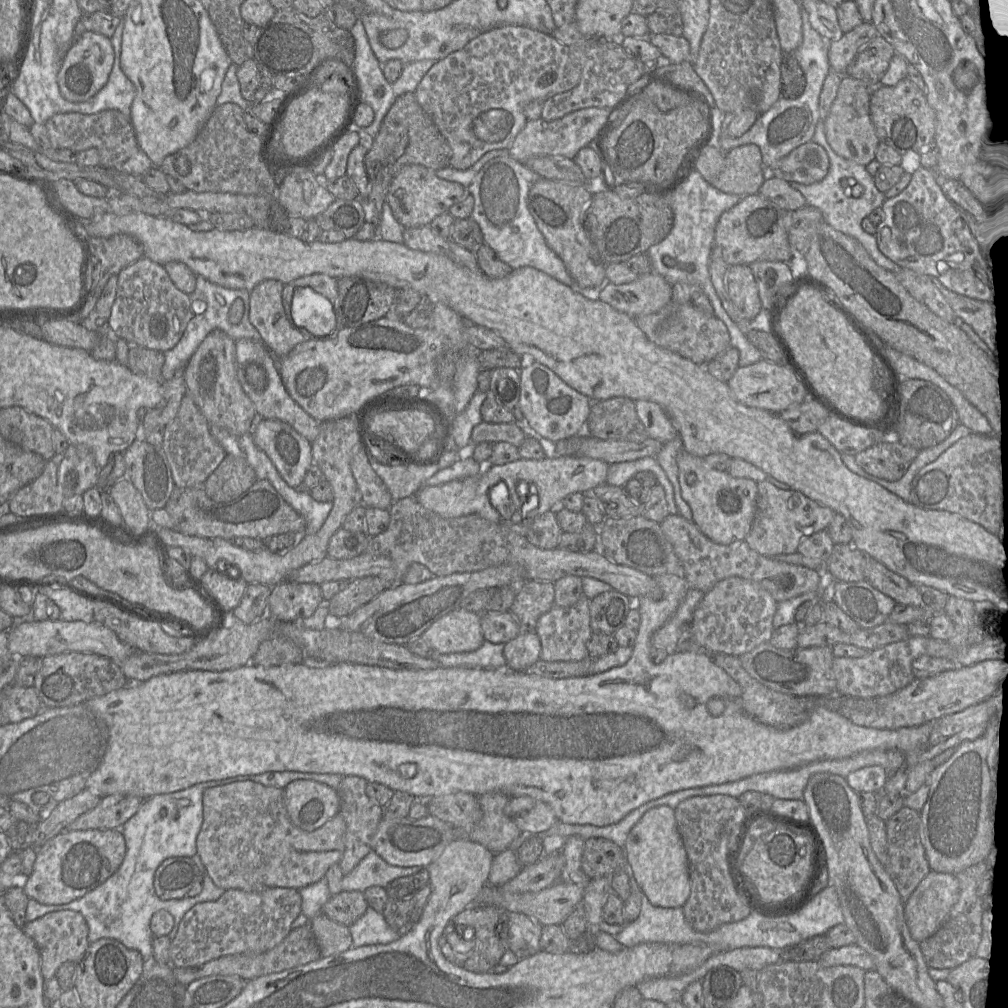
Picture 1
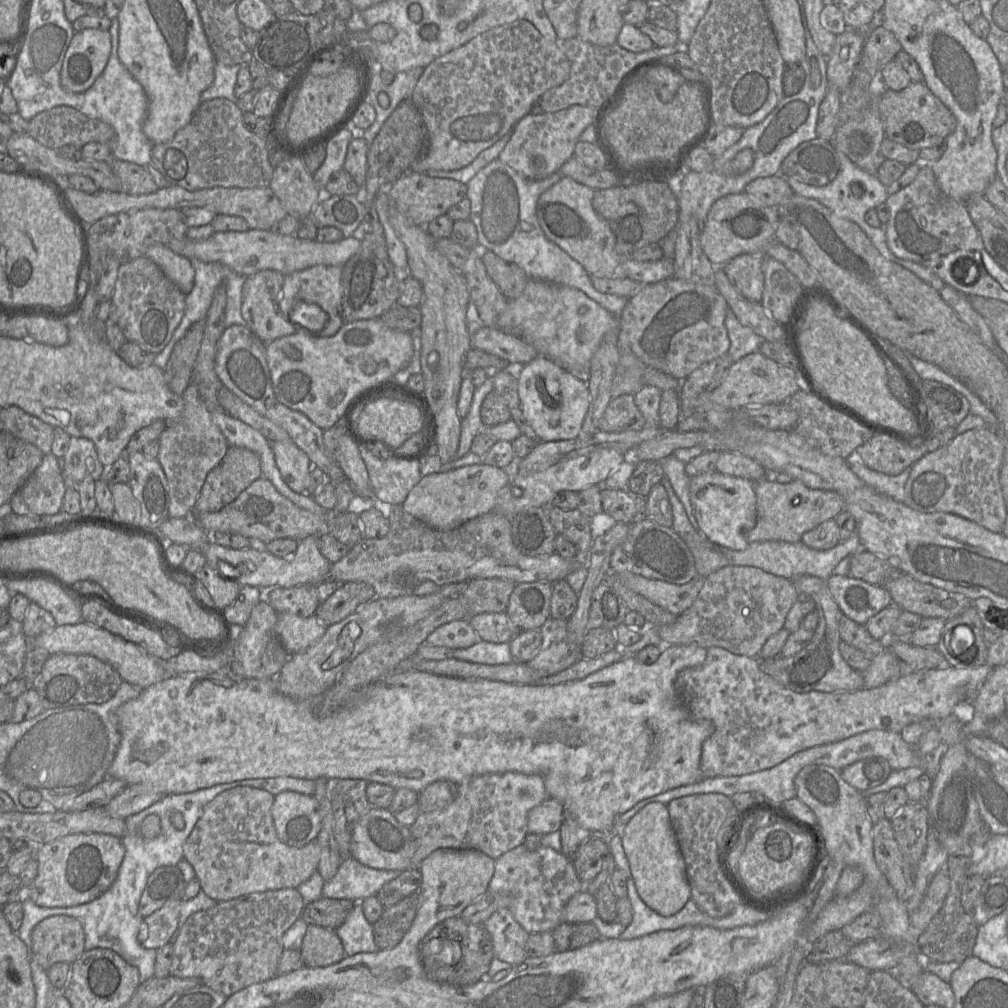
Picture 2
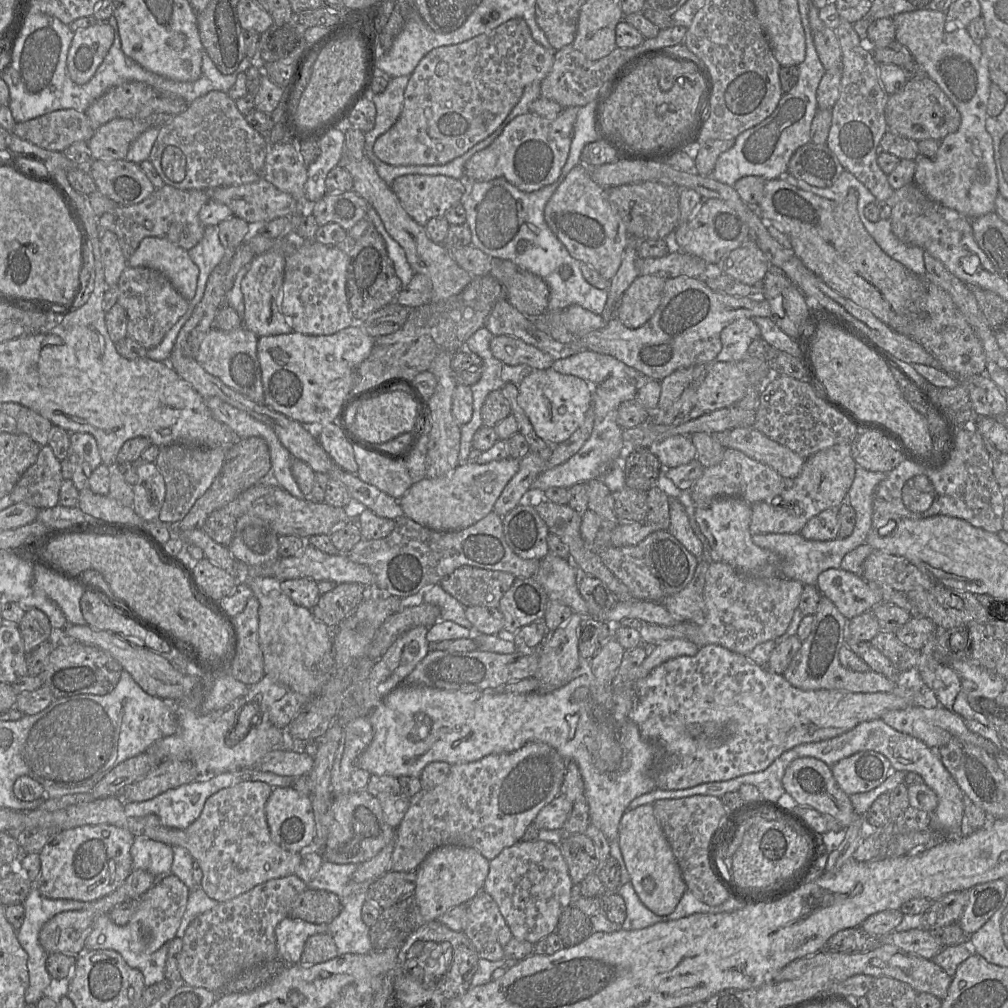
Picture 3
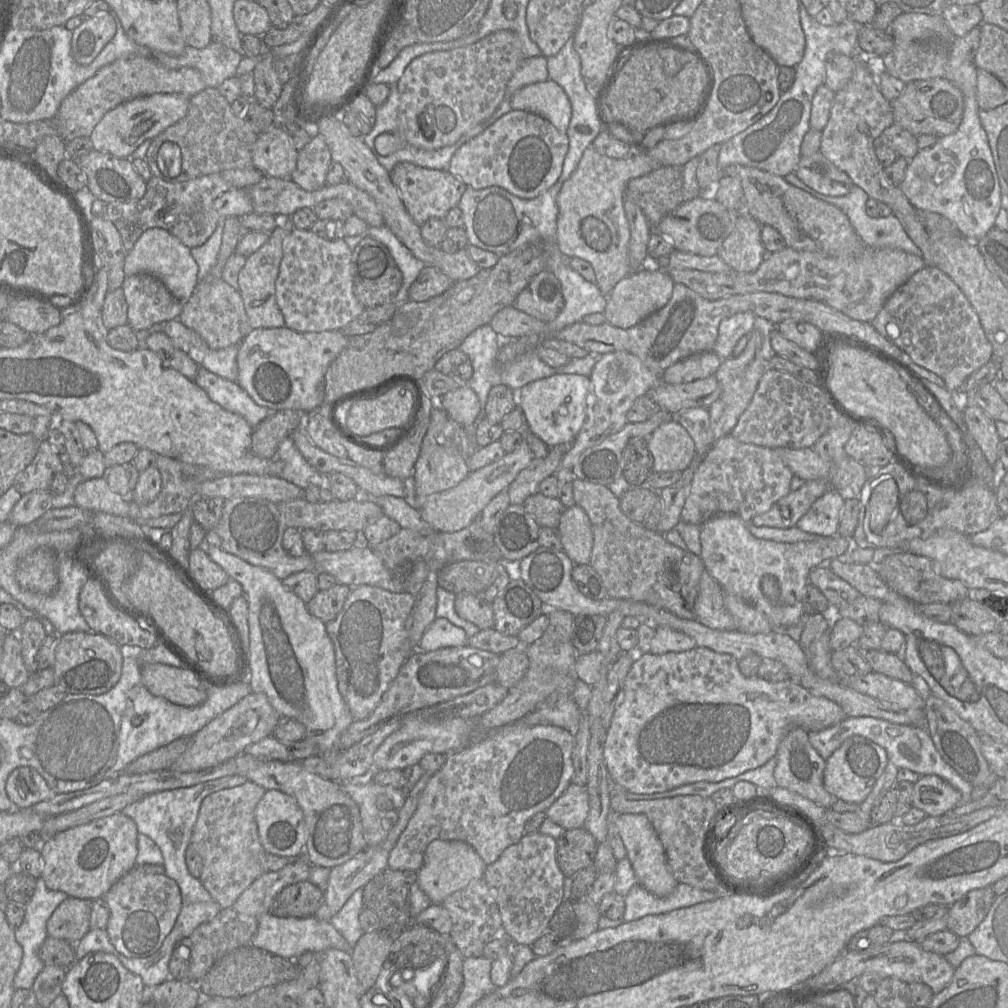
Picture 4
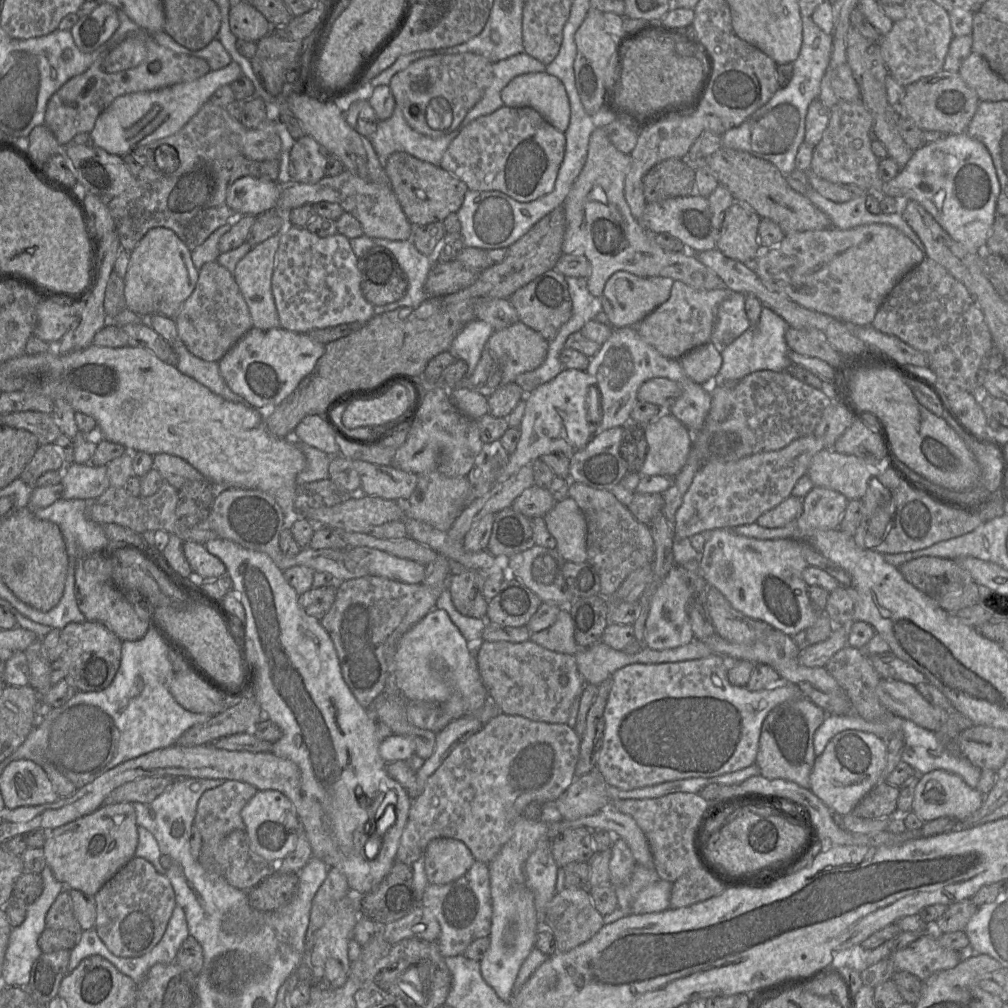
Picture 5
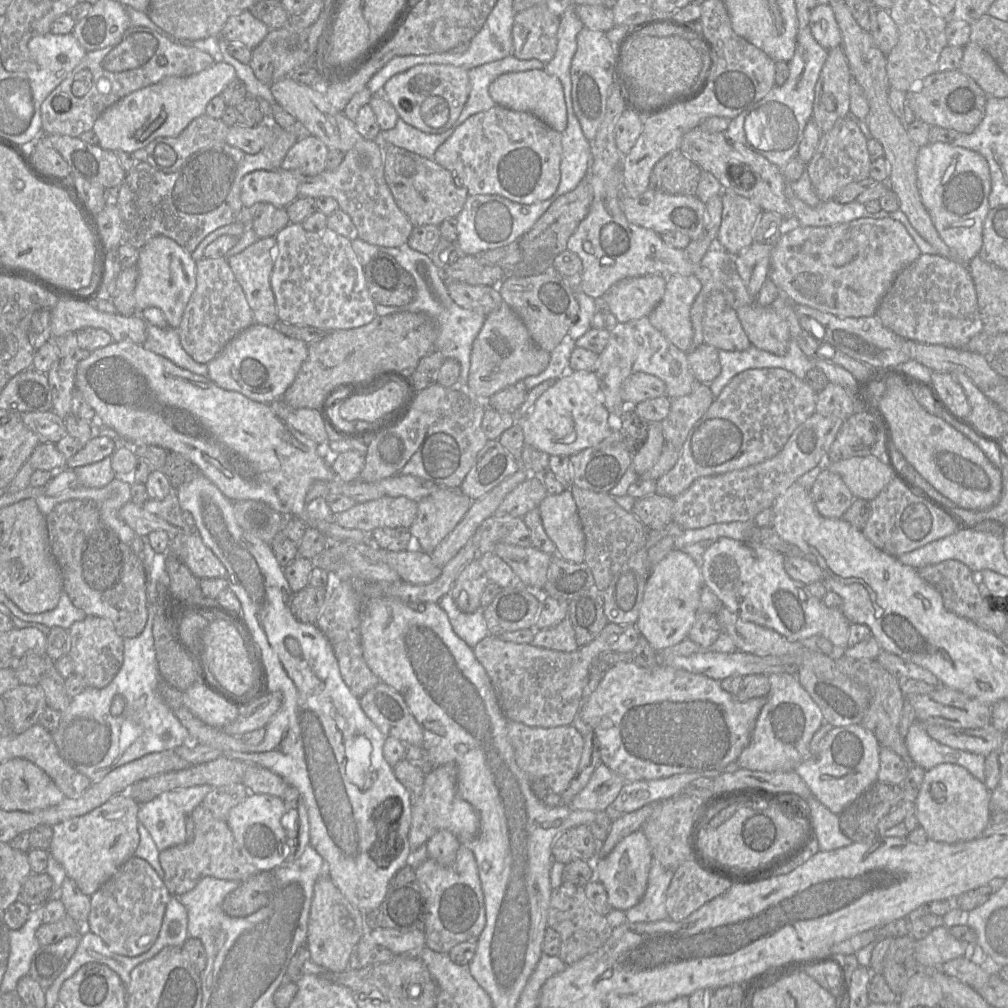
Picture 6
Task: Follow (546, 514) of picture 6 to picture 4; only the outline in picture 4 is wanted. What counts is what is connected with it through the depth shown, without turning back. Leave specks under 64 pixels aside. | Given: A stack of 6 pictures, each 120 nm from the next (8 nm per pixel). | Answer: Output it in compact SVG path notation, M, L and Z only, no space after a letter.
M577 504L563 512L556 530L563 551L577 564L589 564L593 549L593 531L588 515Z

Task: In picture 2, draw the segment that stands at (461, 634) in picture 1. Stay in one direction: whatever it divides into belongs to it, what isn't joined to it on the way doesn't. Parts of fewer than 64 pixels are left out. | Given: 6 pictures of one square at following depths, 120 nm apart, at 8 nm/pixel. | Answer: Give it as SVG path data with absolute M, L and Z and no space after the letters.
M468 618L443 624L425 639L426 644L450 649L467 648L479 641L483 640L479 639Z

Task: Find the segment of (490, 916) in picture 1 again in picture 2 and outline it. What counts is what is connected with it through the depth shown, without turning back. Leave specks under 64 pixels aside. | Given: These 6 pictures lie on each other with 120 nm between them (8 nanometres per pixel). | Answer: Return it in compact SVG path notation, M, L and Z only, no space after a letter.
M459 916L437 924L421 941L419 952L429 978L461 987L483 980L495 958L492 938L483 924L469 924Z

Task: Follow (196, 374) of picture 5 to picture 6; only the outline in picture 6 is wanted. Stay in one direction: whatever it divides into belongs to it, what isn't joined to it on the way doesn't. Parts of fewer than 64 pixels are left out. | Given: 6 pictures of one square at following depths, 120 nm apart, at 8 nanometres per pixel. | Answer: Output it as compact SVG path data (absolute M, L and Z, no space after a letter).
M146 323L146 333L147 338L142 344L145 349L171 360L181 368L207 377L207 364L196 362L184 350L177 329L170 326L159 328L151 323Z

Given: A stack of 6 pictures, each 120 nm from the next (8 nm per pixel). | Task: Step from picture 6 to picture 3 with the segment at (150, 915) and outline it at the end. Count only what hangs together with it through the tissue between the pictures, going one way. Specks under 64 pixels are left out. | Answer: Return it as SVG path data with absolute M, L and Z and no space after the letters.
M175 875L160 878L138 899L138 907L126 925L130 933L130 948L136 953L152 954L176 938L186 909L189 889Z

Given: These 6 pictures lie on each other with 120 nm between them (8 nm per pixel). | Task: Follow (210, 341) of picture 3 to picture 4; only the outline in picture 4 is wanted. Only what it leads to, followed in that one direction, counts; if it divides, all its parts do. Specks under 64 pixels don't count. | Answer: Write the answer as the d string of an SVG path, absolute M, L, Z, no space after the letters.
M179 319L165 322L163 332L199 367L204 367L222 378L237 382L238 344L220 350L211 349L198 333L183 325Z

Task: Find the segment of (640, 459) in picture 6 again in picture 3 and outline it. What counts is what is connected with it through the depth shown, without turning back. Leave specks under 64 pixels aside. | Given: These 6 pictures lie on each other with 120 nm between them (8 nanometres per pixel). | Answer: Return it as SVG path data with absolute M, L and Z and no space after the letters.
M674 435L654 442L648 447L663 469L684 465L696 459L696 448L688 435Z

